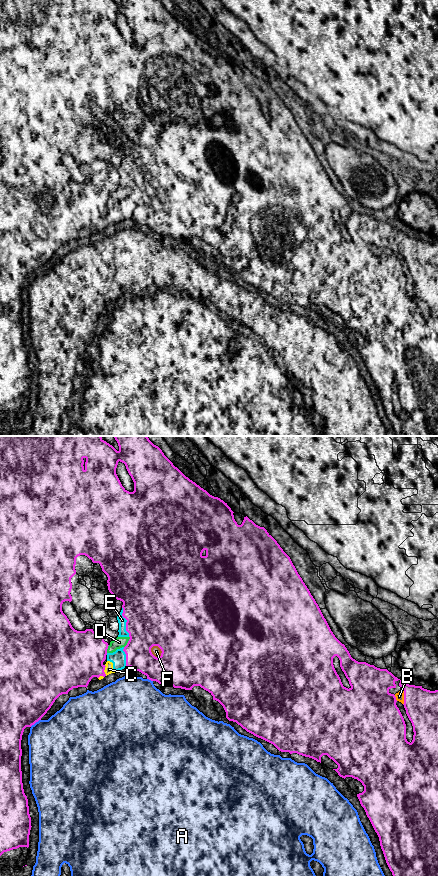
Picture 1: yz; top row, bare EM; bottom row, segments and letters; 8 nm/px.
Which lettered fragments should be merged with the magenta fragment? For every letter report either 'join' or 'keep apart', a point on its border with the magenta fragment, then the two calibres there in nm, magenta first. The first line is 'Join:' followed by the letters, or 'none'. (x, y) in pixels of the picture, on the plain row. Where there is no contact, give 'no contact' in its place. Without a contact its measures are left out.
Join: B, C, D, E, F
A: keep apart; contact yz (35, 274); calibres 440 and 440 nm
B: join; contact yz (404, 248); calibres 320 and 70 nm
C: join; contact yz (104, 221); calibres 420 and 70 nm
D: join; contact yz (128, 194); calibres 400 and 90 nm
E: join; contact yz (126, 174); calibres 480 and 70 nm
F: join; contact yz (151, 204); calibres 400 and 80 nm

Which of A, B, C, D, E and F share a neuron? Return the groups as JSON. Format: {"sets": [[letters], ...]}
{"sets": [["A"], ["B", "C", "D", "E", "F"]]}

